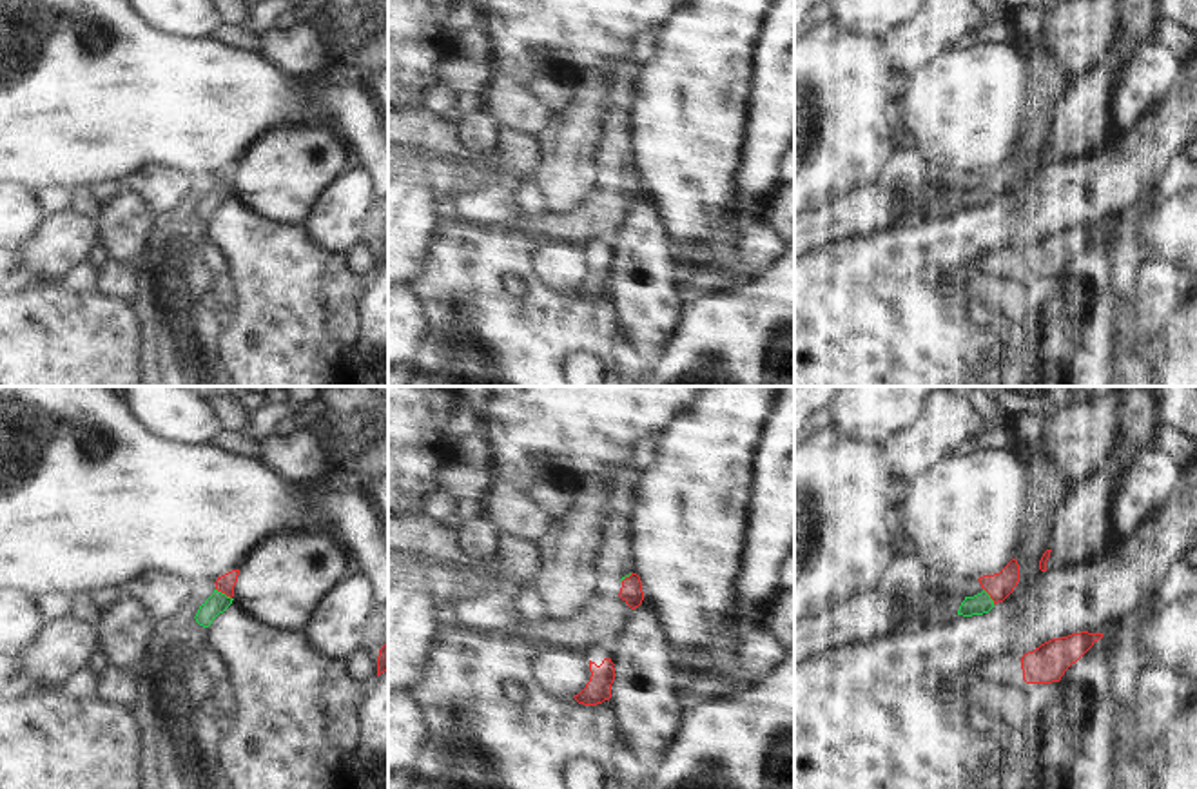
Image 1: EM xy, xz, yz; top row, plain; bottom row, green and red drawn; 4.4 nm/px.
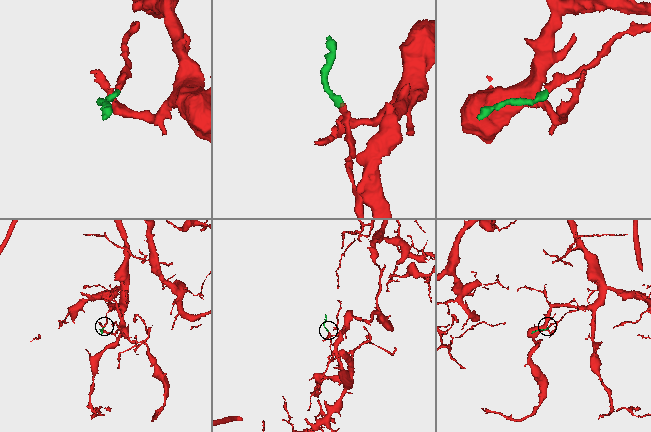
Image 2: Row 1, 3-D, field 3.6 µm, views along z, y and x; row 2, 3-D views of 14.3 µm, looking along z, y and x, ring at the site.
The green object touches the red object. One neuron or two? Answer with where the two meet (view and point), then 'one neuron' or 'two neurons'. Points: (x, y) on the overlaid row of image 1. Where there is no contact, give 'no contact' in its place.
contact xy (223, 594); one neuron

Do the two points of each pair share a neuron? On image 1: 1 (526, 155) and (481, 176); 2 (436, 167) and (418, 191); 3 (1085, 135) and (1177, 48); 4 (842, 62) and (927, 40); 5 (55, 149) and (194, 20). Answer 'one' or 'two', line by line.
1: two
2: two
3: two
4: two
5: two

